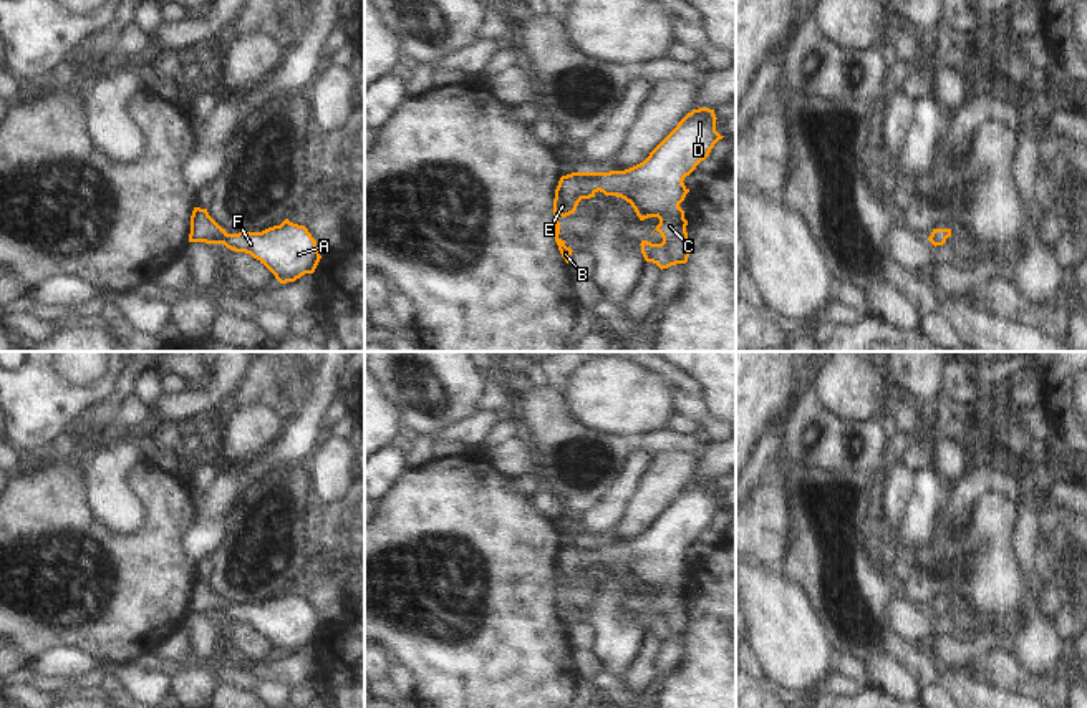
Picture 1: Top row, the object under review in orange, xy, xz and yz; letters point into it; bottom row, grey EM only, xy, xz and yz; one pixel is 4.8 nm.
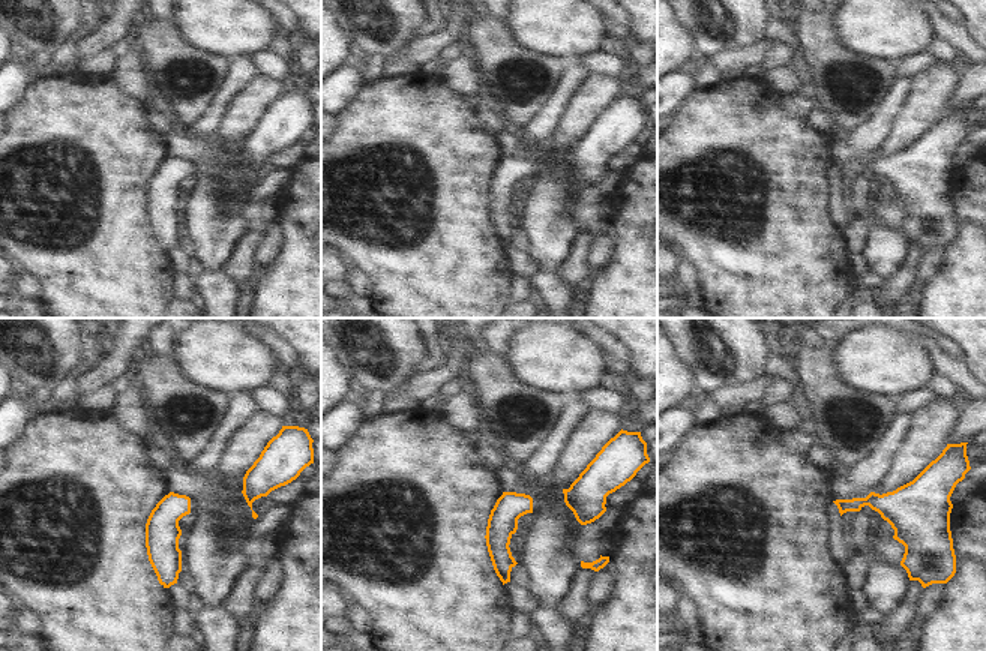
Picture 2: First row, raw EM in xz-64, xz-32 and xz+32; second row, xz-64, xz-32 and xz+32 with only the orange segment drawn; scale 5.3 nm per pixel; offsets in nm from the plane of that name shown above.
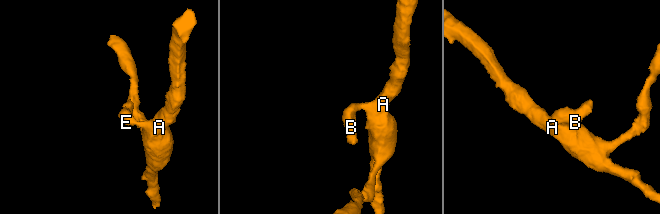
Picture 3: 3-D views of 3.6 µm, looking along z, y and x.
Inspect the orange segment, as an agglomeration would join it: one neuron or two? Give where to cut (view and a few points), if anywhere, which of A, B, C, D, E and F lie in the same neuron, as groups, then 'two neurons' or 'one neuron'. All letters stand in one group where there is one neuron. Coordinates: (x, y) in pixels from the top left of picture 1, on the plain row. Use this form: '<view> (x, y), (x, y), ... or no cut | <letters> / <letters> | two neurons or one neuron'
no cut | A B C D E F | one neuron

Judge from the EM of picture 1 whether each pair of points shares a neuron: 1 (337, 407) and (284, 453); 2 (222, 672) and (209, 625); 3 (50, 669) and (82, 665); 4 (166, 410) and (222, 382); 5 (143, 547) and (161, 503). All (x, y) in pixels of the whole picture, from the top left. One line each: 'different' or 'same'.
1: different
2: different
3: same
4: same
5: same

